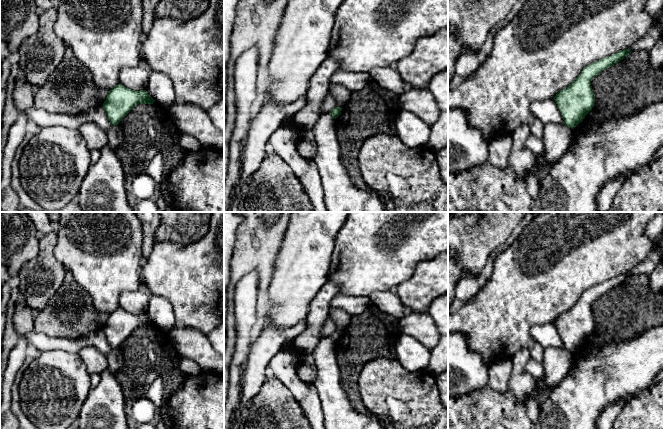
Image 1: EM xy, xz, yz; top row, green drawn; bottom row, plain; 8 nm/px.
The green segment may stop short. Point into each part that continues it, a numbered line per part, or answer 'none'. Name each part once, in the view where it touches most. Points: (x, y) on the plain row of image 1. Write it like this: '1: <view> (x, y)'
none

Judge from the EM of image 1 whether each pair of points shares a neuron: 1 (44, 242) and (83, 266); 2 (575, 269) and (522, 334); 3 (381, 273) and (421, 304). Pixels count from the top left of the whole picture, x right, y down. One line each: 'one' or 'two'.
1: two
2: one
3: two

